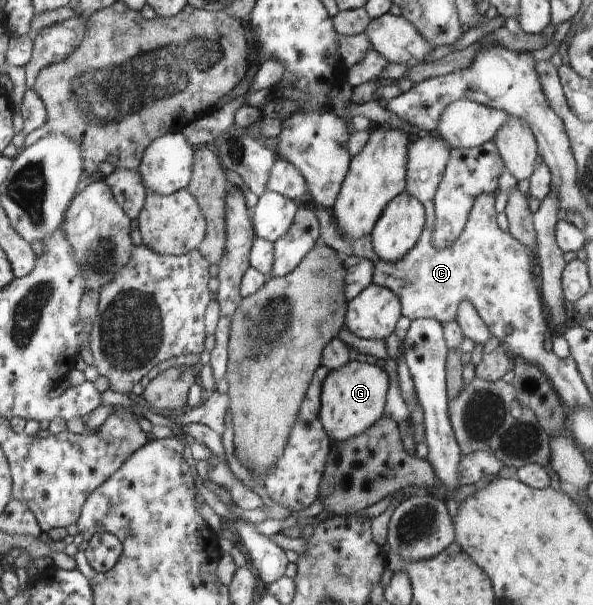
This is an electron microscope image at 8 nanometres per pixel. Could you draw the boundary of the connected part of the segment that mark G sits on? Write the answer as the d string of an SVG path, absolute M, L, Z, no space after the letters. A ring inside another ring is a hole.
M361 357L349 360L343 367L330 371L323 380L320 395L320 420L328 438L333 443L343 442L371 428L383 416L387 387L387 373L373 363L369 365Z

